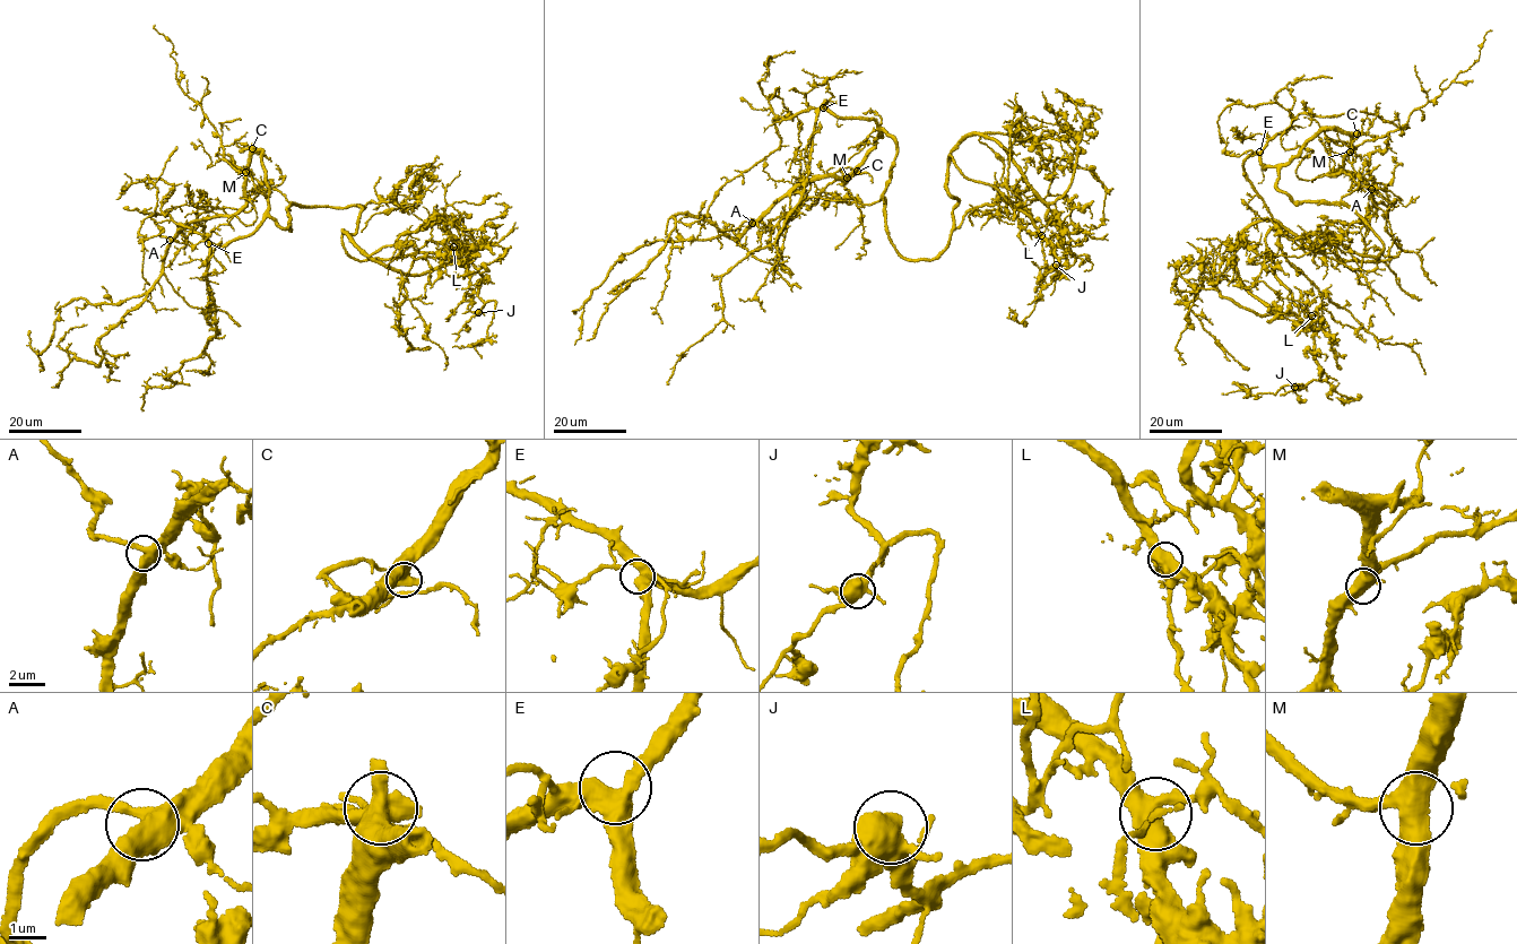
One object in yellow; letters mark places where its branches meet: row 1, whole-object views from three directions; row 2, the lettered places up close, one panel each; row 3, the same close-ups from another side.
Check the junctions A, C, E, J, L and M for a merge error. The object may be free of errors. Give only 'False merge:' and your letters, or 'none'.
False merge: C

